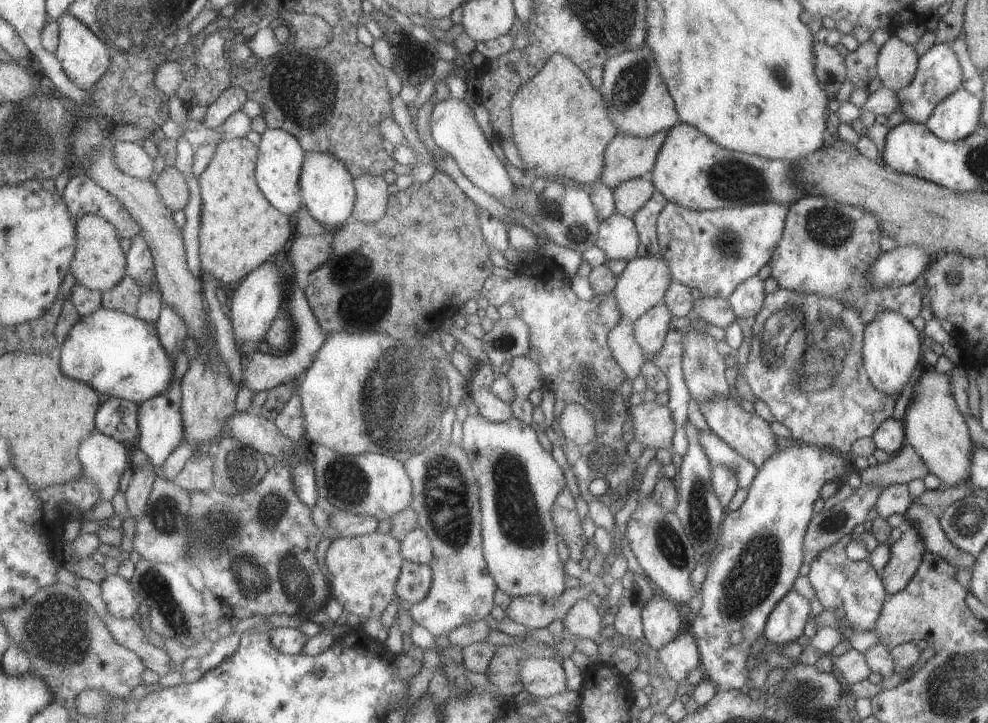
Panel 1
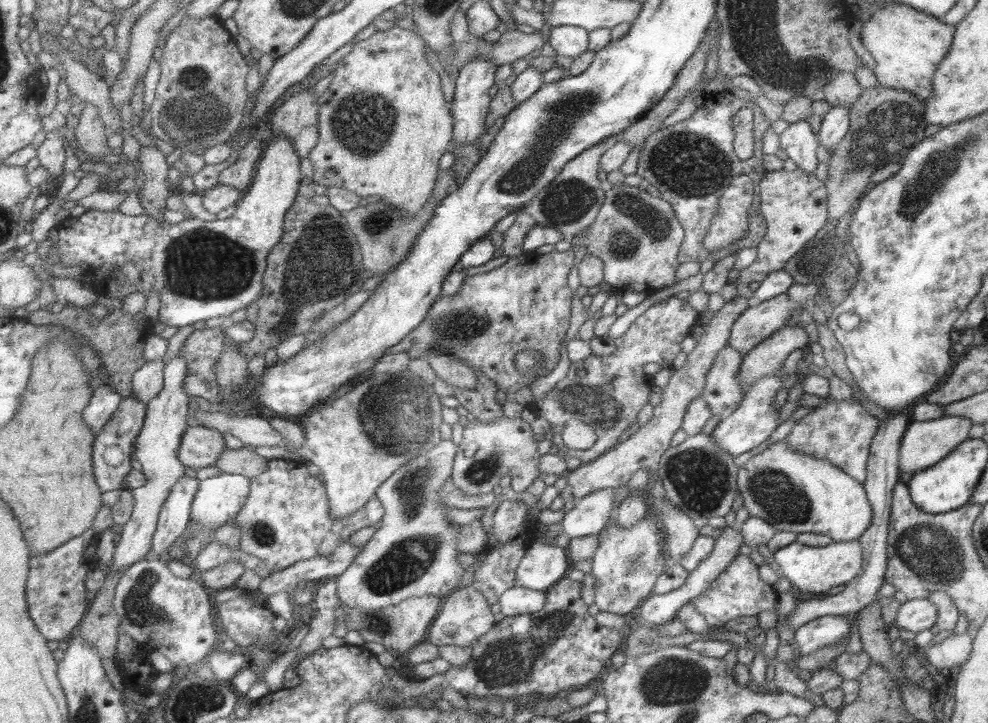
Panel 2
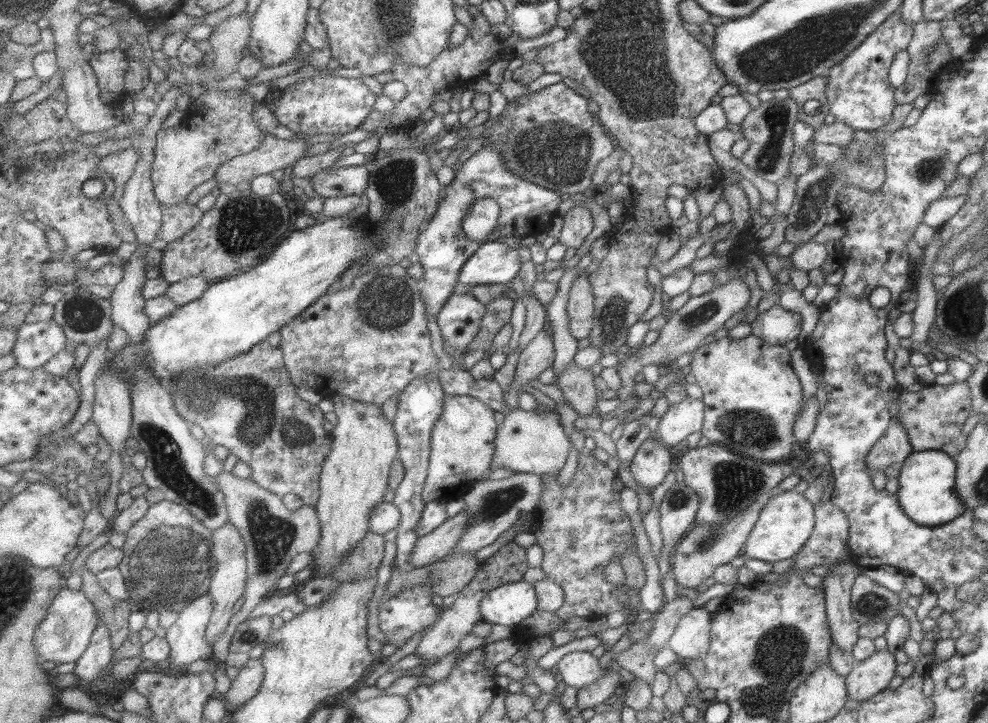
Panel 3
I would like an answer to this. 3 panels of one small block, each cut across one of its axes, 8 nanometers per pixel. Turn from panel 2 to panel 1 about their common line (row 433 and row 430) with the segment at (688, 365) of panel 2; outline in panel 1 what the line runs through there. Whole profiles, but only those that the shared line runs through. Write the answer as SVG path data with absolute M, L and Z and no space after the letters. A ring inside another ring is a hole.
M642 402L627 410L627 414L631 414L633 440L643 448L670 448L674 424L667 405Z

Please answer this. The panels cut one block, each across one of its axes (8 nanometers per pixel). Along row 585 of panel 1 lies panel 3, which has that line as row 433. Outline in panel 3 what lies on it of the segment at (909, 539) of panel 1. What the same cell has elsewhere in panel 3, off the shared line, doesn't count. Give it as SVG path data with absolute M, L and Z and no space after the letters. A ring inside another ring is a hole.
M891 420L891 424L883 431L883 435L871 446L871 450L865 456L867 471L872 476L875 470L884 470L886 466L903 462L912 448L907 433L899 421Z

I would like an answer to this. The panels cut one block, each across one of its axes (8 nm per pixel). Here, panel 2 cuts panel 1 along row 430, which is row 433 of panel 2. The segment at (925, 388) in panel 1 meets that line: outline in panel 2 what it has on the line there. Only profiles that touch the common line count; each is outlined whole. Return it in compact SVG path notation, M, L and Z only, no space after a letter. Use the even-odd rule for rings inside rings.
M943 415L924 421L910 421L900 440L898 469L902 478L938 463L945 455L967 440L972 422L967 417Z

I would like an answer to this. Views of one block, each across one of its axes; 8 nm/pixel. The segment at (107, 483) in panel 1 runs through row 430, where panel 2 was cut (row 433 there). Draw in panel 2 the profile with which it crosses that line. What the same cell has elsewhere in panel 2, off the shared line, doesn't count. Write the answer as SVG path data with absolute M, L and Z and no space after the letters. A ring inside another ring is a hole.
M109 382L94 391L89 406L84 410L84 419L96 437L114 418L123 399Z

